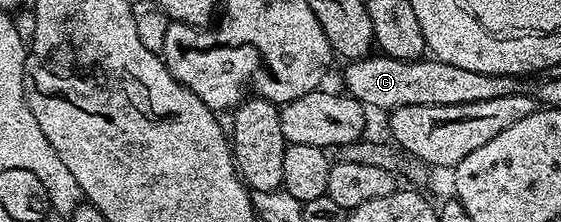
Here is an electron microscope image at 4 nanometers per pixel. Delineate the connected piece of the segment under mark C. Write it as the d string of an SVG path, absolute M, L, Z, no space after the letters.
M367 55L349 62L346 69L345 92L364 107L393 111L409 105L439 105L456 107L460 103L480 103L484 99L500 99L504 95L519 92L517 77L484 75L480 71L468 71L464 67L452 67L437 59L401 61L385 55Z

